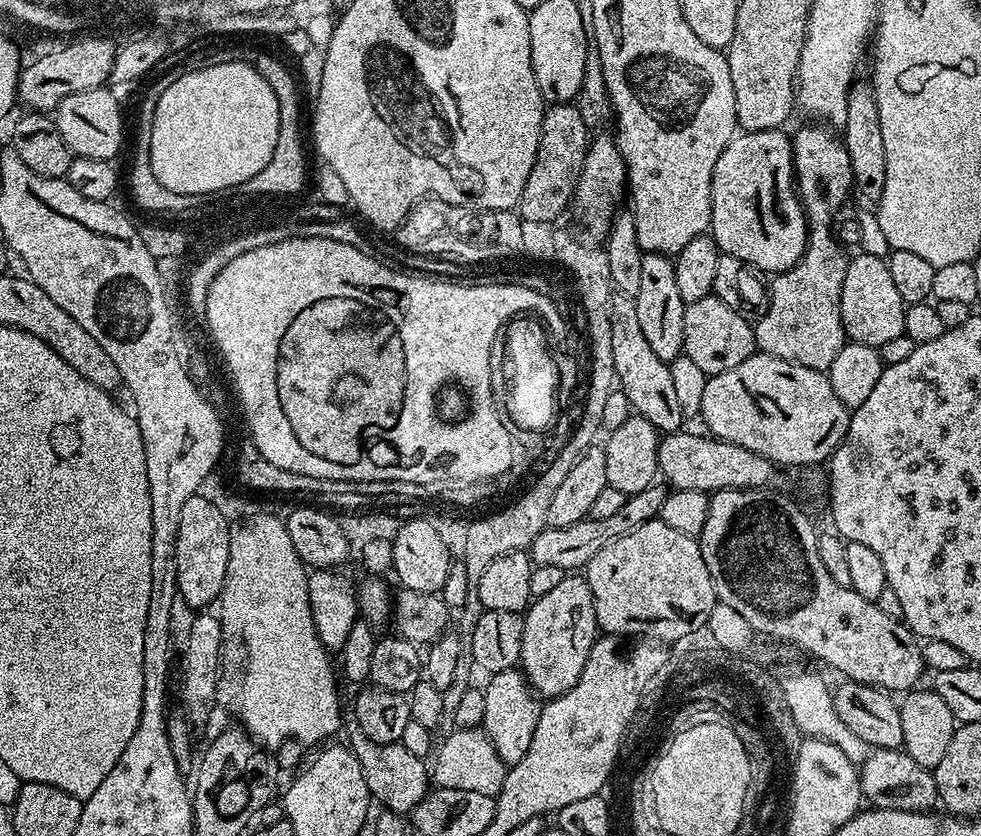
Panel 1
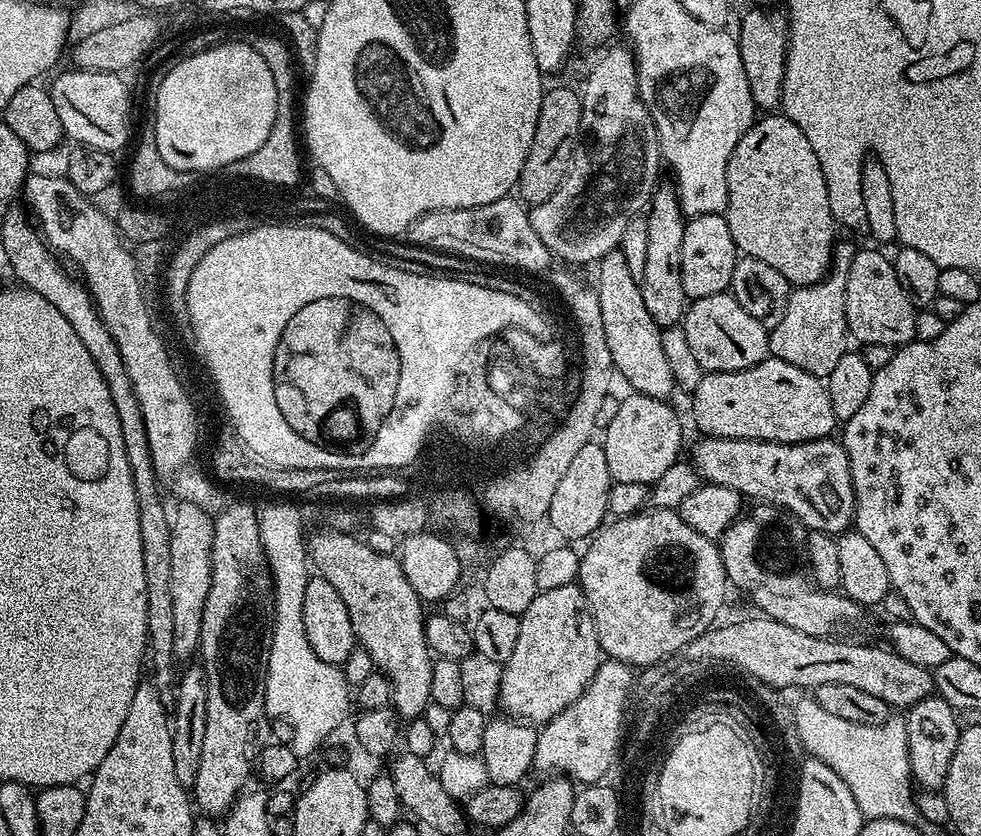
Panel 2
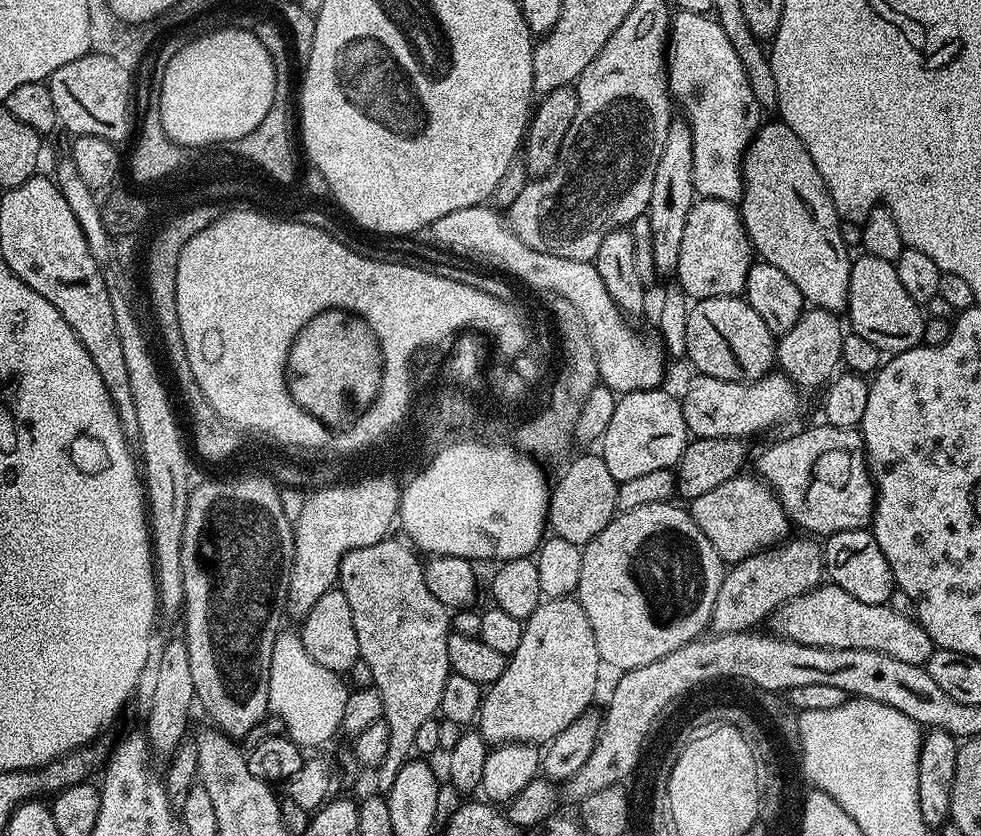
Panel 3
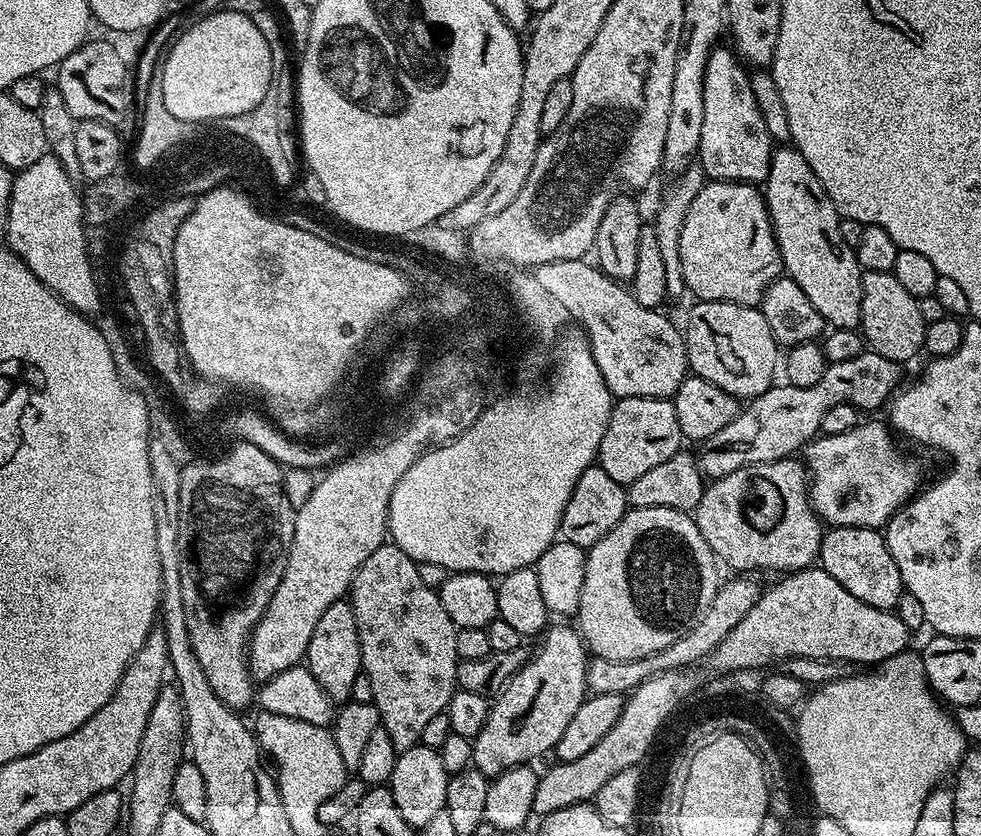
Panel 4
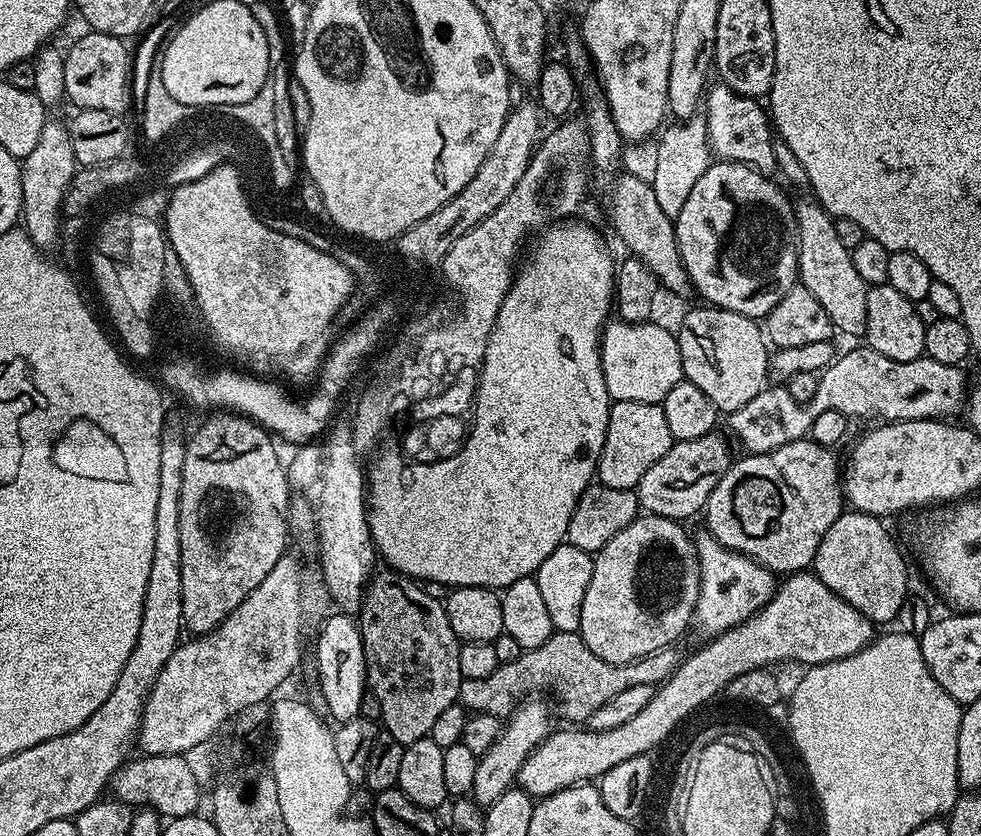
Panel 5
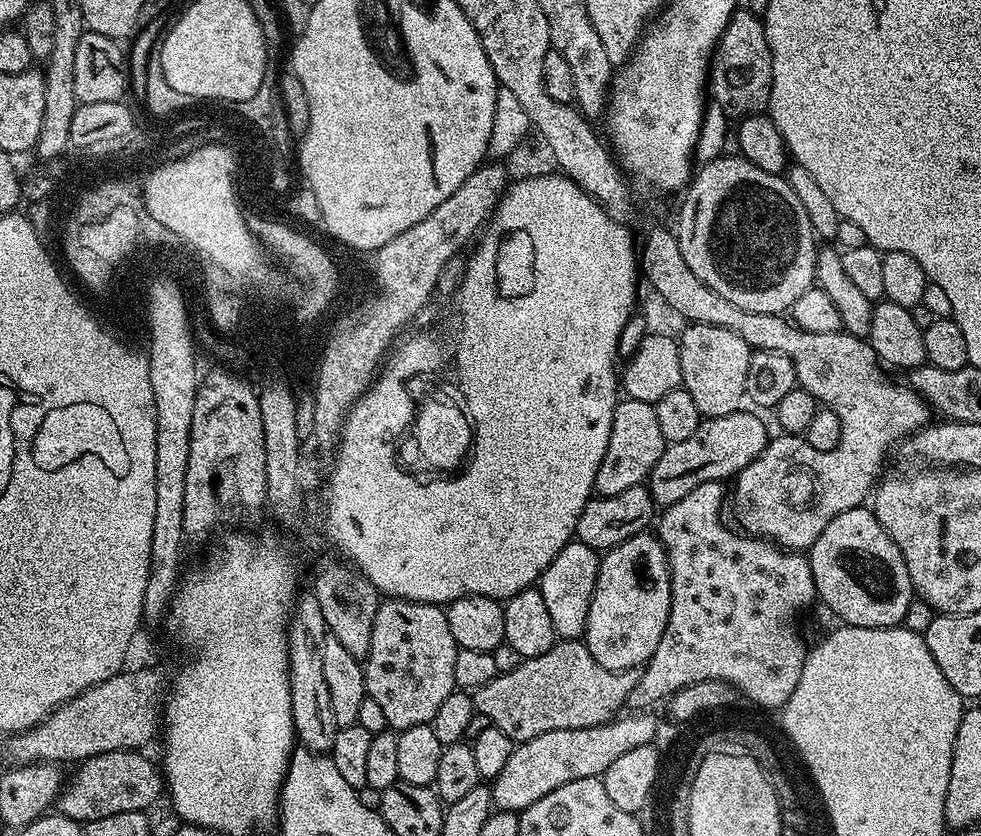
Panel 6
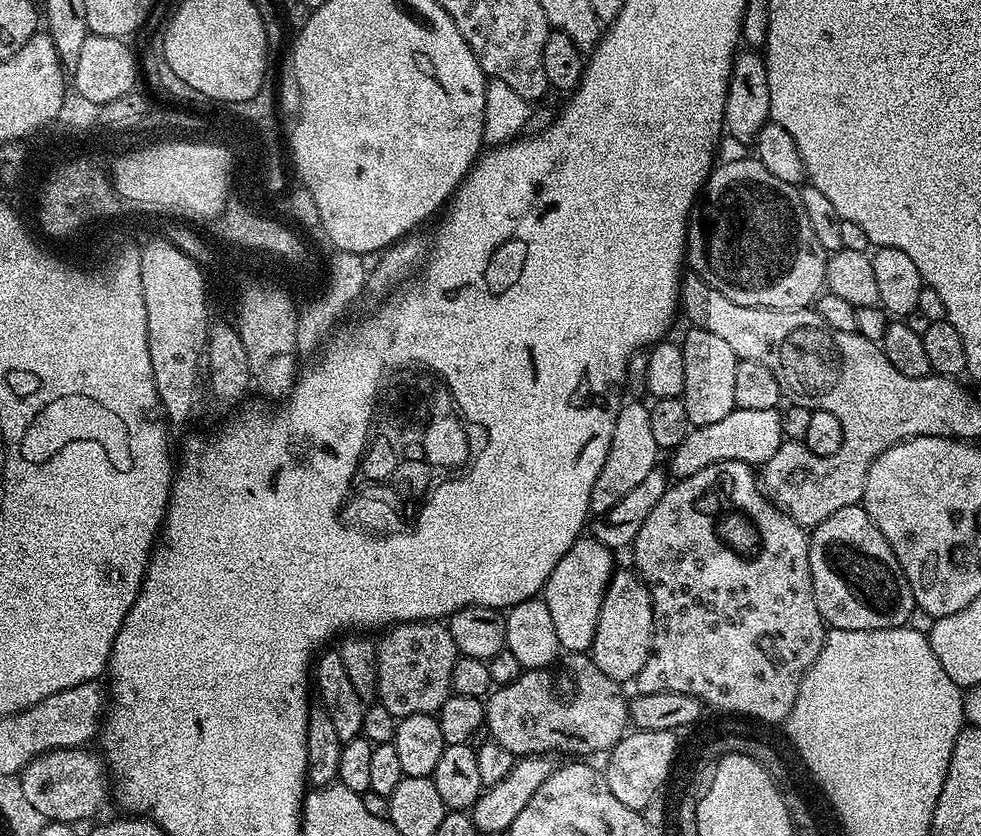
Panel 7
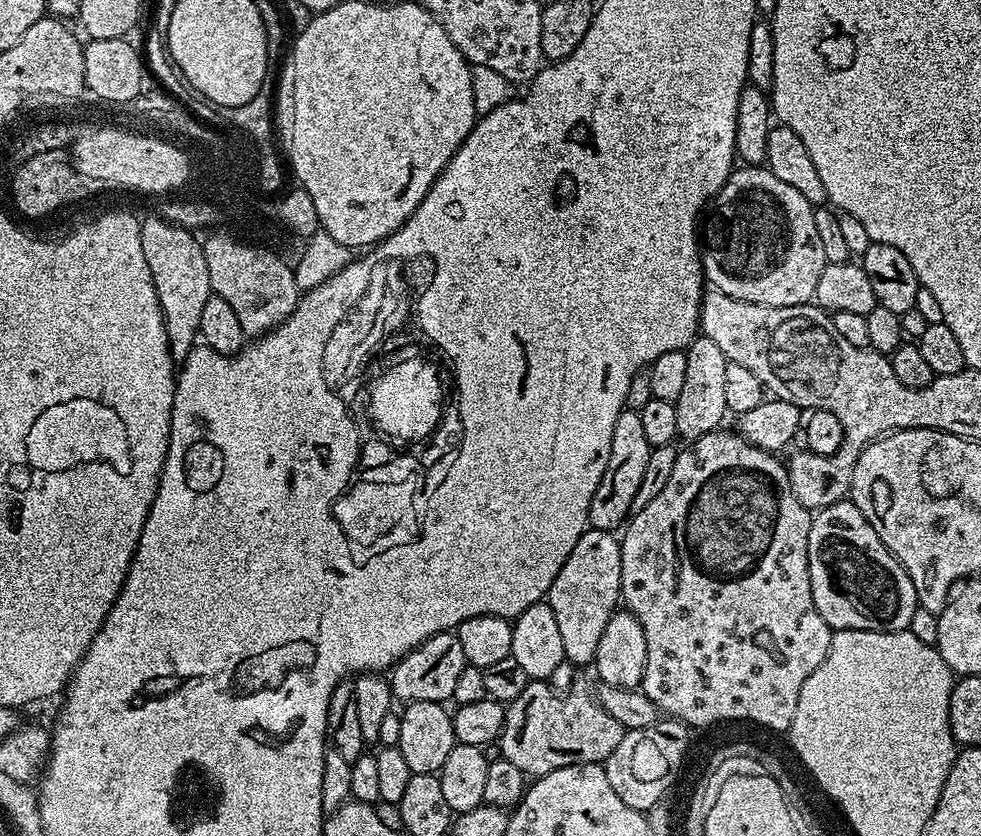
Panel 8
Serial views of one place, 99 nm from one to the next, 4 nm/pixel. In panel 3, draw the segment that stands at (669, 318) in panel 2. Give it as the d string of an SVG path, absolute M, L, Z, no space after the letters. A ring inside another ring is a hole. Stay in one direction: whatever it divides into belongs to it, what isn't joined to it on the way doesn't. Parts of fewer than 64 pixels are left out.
M674 118L670 130L666 130L666 146L662 146L662 158L658 158L658 170L654 170L654 190L650 190L650 202L646 215L650 218L650 234L654 246L654 266L657 273L675 273L678 254L682 250L682 234L686 230L686 218L690 214L696 191L692 185L694 174L694 142L687 119Z

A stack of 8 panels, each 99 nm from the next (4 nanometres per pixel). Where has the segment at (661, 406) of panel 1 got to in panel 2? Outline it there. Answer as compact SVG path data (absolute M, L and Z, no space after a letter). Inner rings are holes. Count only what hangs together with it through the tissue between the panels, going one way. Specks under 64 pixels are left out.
M619 250L606 254L594 265L594 287L598 303L602 305L602 327L606 330L606 343L610 345L613 369L629 384L632 392L640 392L655 400L667 401L677 387L671 376L669 361L662 350L662 329L650 318L646 302L642 302L640 282L630 274L626 258Z

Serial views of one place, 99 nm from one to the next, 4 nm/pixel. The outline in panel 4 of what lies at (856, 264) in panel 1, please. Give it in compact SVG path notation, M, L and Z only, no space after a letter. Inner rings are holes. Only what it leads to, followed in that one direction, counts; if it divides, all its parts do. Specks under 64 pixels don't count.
M864 272L862 275L862 318L859 331L867 347L897 362L912 360L921 355L924 347L924 319L918 311L918 300L898 283L890 272Z

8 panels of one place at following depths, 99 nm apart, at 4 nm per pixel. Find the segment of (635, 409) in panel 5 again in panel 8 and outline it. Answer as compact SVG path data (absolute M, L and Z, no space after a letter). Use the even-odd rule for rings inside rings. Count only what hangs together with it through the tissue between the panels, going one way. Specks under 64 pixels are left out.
M631 410L620 412L618 422L614 422L614 438L610 438L610 458L606 458L602 482L598 482L598 490L594 490L590 502L588 522L591 527L612 532L625 523L632 509L634 494L638 492L638 486L642 486L642 478L646 474L647 464L650 463L651 453L652 447L650 442L646 442L640 413Z

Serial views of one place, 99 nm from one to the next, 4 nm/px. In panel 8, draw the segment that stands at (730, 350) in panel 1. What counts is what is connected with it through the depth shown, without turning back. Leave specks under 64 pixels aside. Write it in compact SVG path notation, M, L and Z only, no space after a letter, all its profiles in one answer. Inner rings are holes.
M697 335L686 350L686 379L682 385L682 394L674 401L678 414L677 437L684 442L702 438L706 434L717 431L729 415L724 396L726 366L728 359L722 354L722 349L706 335Z

